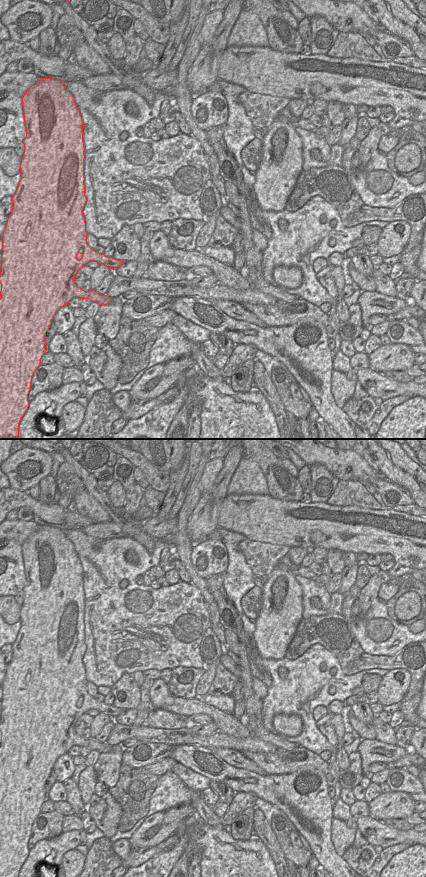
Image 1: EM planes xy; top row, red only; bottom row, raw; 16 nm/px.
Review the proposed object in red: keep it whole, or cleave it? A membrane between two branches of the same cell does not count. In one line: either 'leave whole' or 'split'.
leave whole

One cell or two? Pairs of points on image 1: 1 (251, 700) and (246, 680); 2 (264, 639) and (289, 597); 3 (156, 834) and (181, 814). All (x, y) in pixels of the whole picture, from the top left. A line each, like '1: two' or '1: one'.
1: one
2: one
3: one

